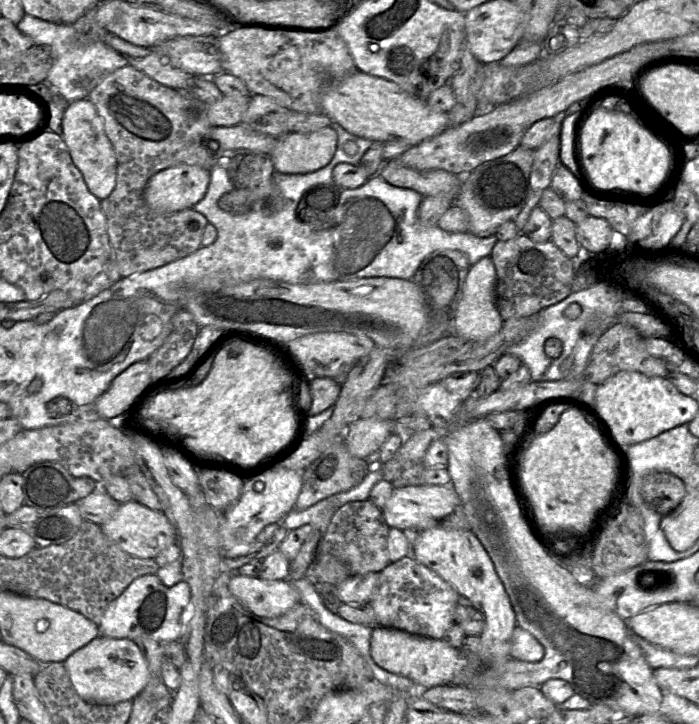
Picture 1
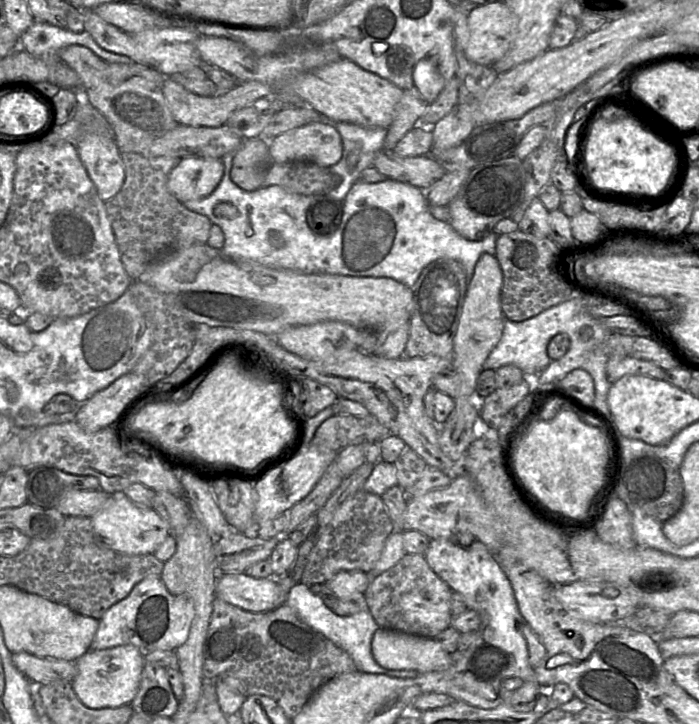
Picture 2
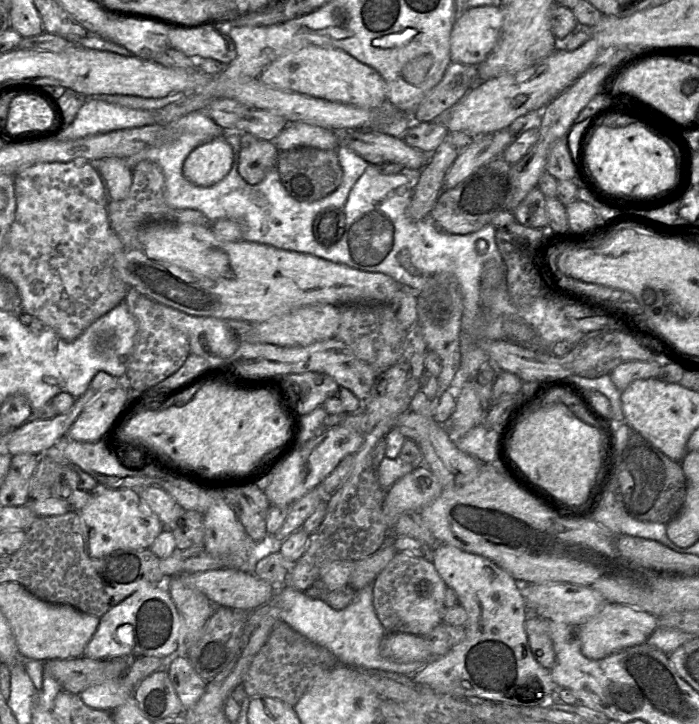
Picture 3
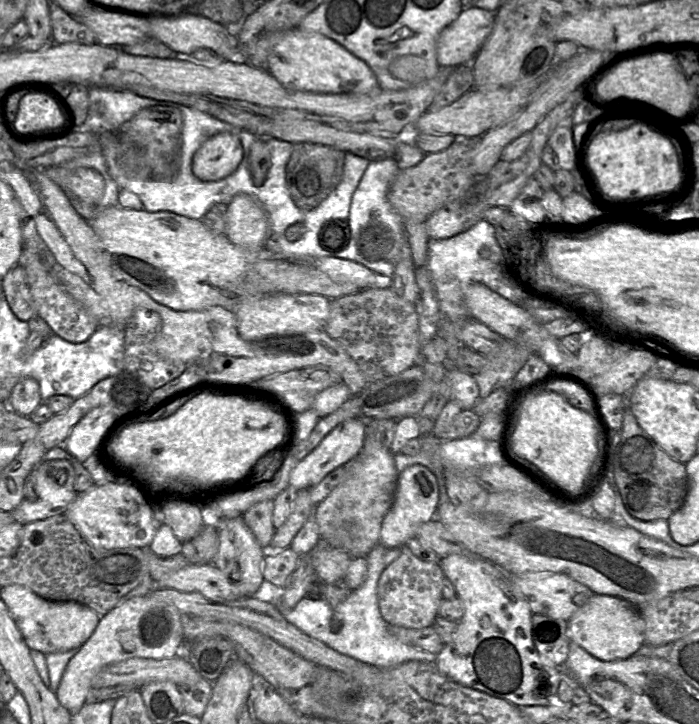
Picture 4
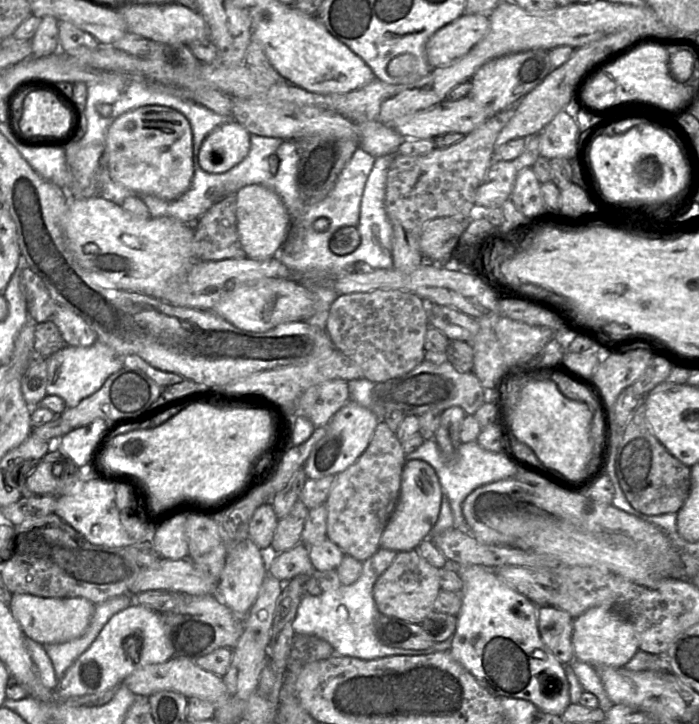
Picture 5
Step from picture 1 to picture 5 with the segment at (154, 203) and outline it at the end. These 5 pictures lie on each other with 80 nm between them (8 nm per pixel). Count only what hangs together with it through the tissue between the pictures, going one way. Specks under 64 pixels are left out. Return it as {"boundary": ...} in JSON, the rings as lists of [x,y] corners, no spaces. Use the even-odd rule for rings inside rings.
{"boundary":[[[234,118],[216,127],[200,146],[200,167],[213,174],[231,170],[248,154],[250,137],[246,128]]]}

